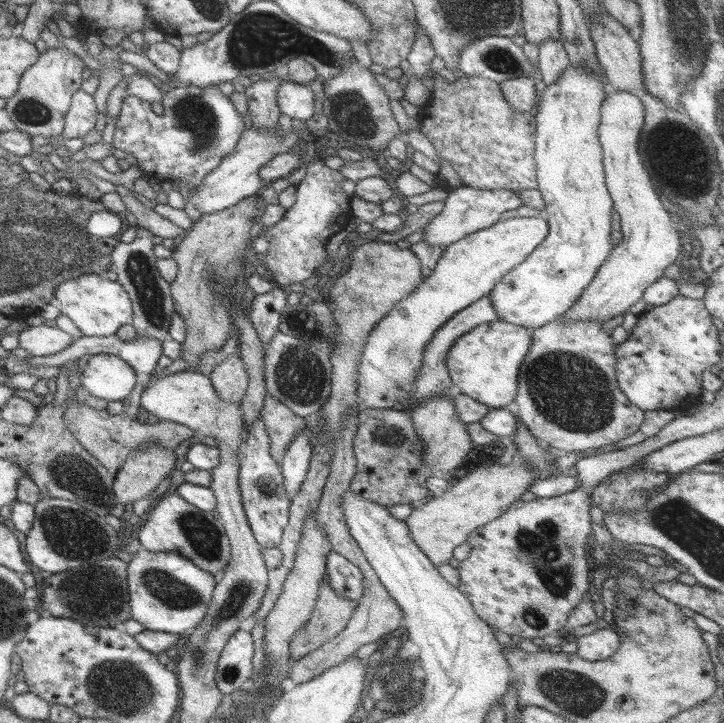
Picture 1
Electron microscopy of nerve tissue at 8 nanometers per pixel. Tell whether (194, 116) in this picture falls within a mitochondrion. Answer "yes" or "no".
yes

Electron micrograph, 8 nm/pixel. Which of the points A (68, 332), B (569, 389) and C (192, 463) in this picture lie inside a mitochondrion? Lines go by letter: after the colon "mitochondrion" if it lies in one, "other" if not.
A: other
B: mitochondrion
C: other

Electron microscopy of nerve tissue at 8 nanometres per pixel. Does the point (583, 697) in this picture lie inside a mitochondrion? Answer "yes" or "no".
yes

